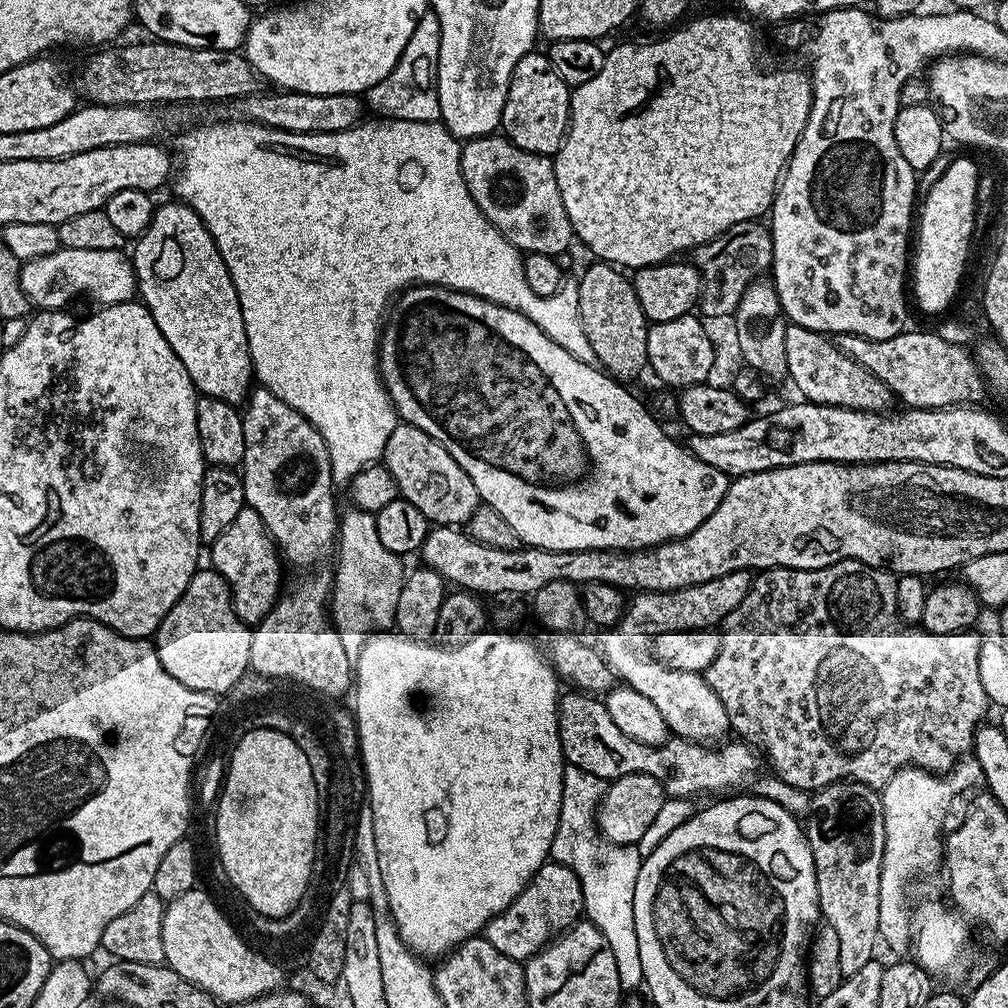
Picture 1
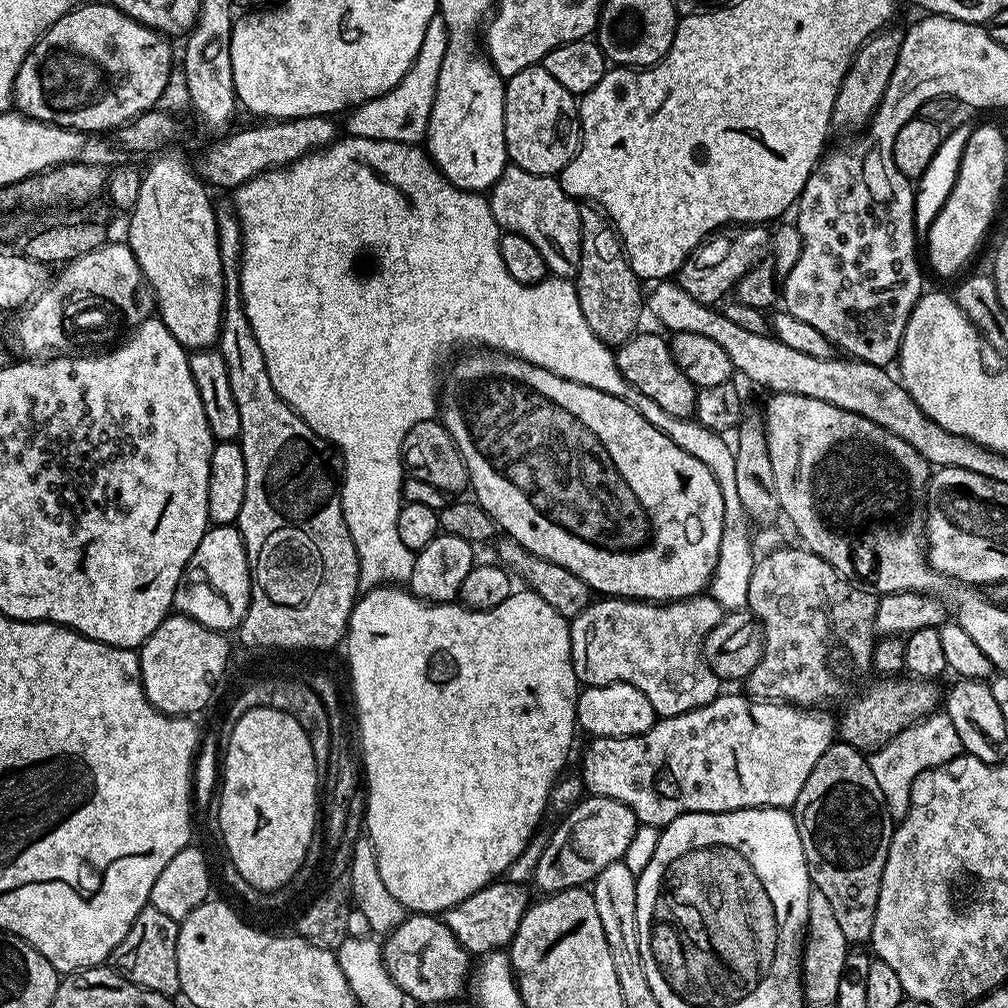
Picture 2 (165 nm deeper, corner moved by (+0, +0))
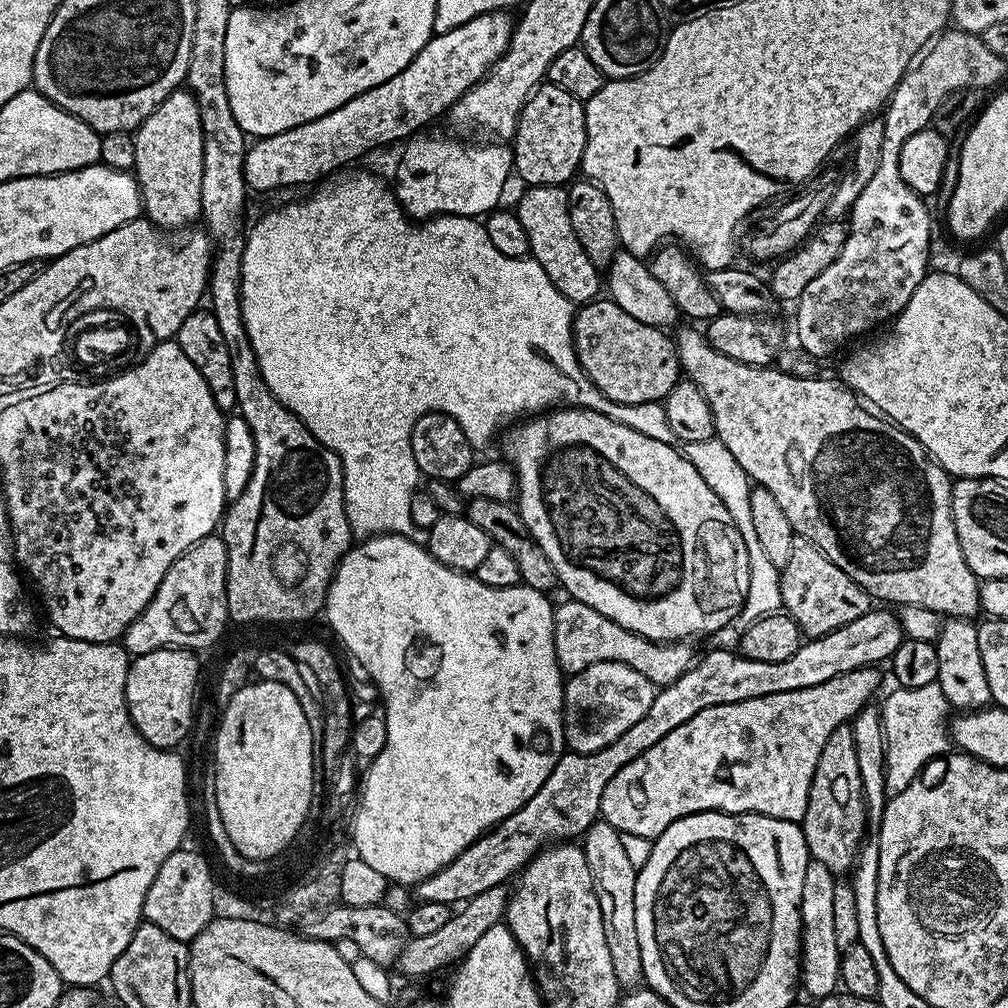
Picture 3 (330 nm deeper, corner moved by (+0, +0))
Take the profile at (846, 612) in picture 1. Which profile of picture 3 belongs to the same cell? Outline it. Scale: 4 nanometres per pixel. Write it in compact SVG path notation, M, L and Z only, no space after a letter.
M805 536L792 537L790 562L780 569L780 594L783 611L800 625L801 633L808 638L830 634L870 610L870 597L864 588L858 586L846 570L838 570Z

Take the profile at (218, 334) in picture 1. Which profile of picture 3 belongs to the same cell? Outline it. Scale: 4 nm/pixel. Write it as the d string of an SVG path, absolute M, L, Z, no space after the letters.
M177 90L171 92L163 102L154 110L154 114L150 114L150 118L146 118L146 122L142 122L135 133L136 141L134 142L134 150L136 151L136 167L134 175L136 182L140 186L140 198L142 201L142 212L147 219L153 224L165 230L179 230L195 225L195 220L201 219L200 211L202 210L202 154L204 153L204 143L202 142L202 118L198 114L198 102L195 96L187 90Z

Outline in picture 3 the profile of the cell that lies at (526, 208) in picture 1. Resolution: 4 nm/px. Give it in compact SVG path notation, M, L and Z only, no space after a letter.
M538 184L523 190L525 192L514 205L514 211L522 222L522 230L526 230L531 259L539 262L550 282L554 282L556 289L573 305L583 306L597 299L602 292L602 276L594 262L590 262L586 250L582 250L574 226L570 226L567 191L554 184Z

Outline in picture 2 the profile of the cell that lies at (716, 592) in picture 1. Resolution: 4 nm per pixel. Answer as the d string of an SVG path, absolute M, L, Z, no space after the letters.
M711 594L667 602L597 599L570 620L570 654L574 674L581 685L590 688L622 683L642 690L642 694L650 698L650 706L654 706L657 717L686 714L706 706L721 695L722 682L704 661L702 645L710 630L714 630L714 626L718 626L725 615L726 610Z

